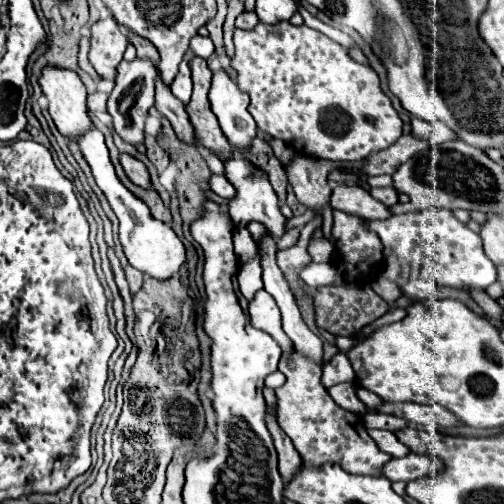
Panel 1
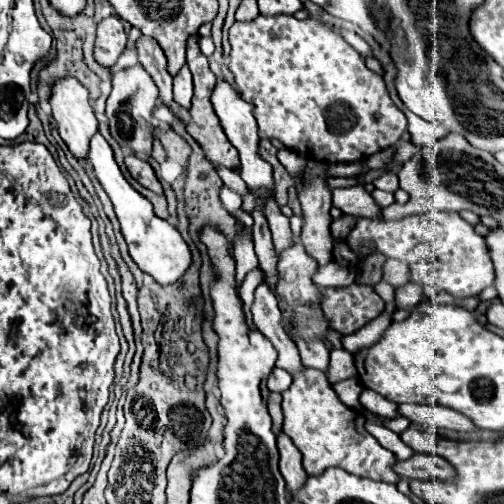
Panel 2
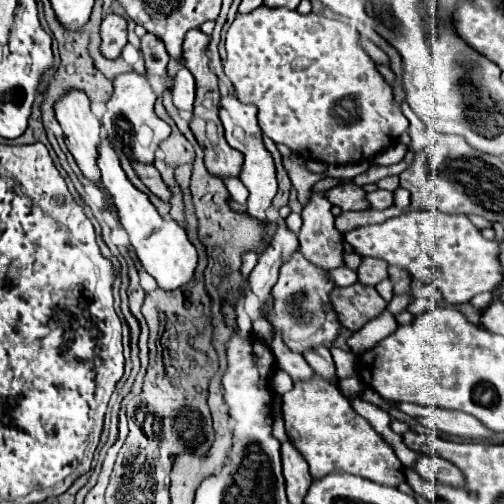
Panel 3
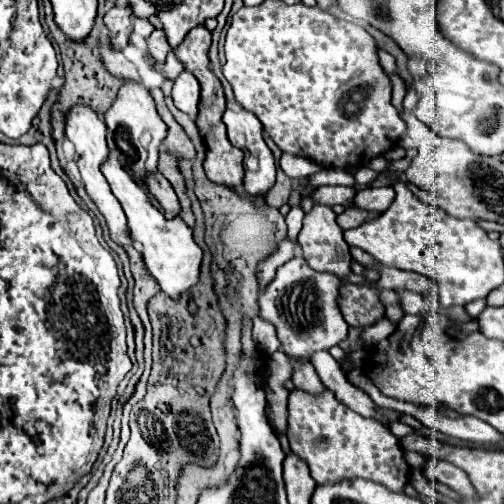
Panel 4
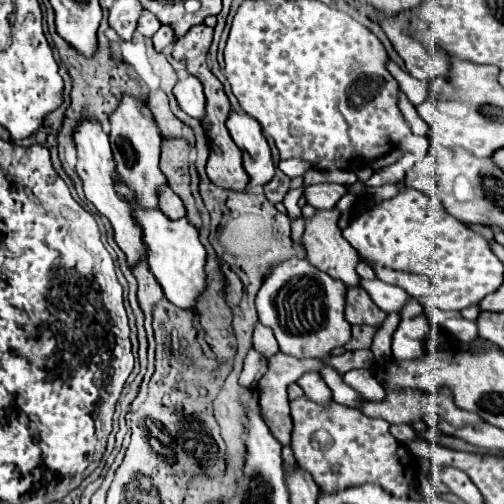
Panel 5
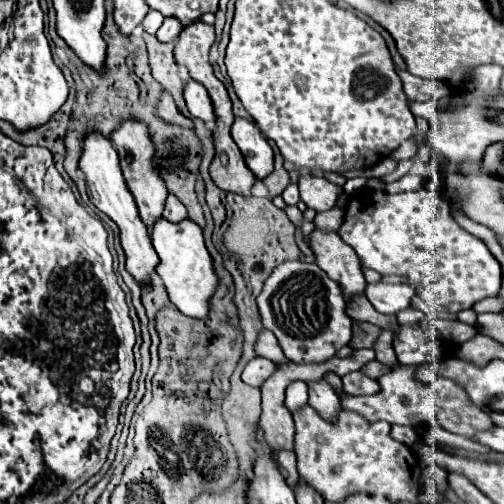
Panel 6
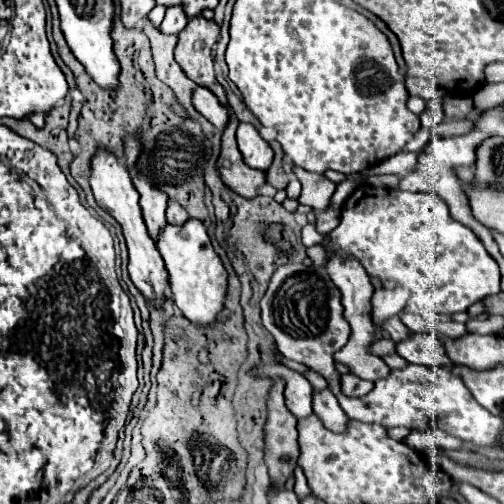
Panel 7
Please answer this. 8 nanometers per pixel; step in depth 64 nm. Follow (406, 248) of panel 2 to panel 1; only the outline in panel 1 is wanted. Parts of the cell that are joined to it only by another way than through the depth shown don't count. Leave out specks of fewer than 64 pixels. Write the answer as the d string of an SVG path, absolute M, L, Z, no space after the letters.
M430 208L424 212L408 212L390 216L386 220L368 222L382 244L392 248L400 260L410 262L412 268L420 272L428 272L438 286L452 286L452 288L488 288L498 280L498 270L494 262L484 254L482 240L476 232L472 232L466 224L458 222L450 210L444 208Z

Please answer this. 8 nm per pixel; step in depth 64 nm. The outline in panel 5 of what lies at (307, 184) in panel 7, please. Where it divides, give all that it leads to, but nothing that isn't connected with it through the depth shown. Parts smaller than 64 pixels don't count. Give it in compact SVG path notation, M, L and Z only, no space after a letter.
M314 184L304 190L306 202L310 202L318 210L334 208L344 194L348 194L346 186L340 186L340 184Z

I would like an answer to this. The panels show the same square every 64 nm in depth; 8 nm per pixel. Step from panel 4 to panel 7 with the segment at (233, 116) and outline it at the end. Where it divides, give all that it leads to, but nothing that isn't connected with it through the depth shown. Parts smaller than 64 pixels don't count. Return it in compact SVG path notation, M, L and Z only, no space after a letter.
M240 122L238 130L236 130L236 140L238 140L238 148L244 156L244 162L250 168L264 170L264 172L270 168L274 152L252 124Z

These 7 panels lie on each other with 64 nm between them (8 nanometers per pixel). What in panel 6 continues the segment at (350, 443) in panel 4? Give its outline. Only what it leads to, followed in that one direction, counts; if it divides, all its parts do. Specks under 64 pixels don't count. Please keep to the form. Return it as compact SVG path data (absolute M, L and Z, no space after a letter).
M308 404L298 408L292 416L296 420L296 434L294 434L294 452L298 456L298 472L300 476L312 484L316 490L322 492L324 500L344 500L352 492L376 492L388 496L392 502L418 502L418 494L424 488L424 460L420 456L414 456L408 446L402 442L396 442L390 436L390 424L388 422L368 422L360 414L350 410L340 410L340 416L336 418L336 424L324 420L314 408Z

